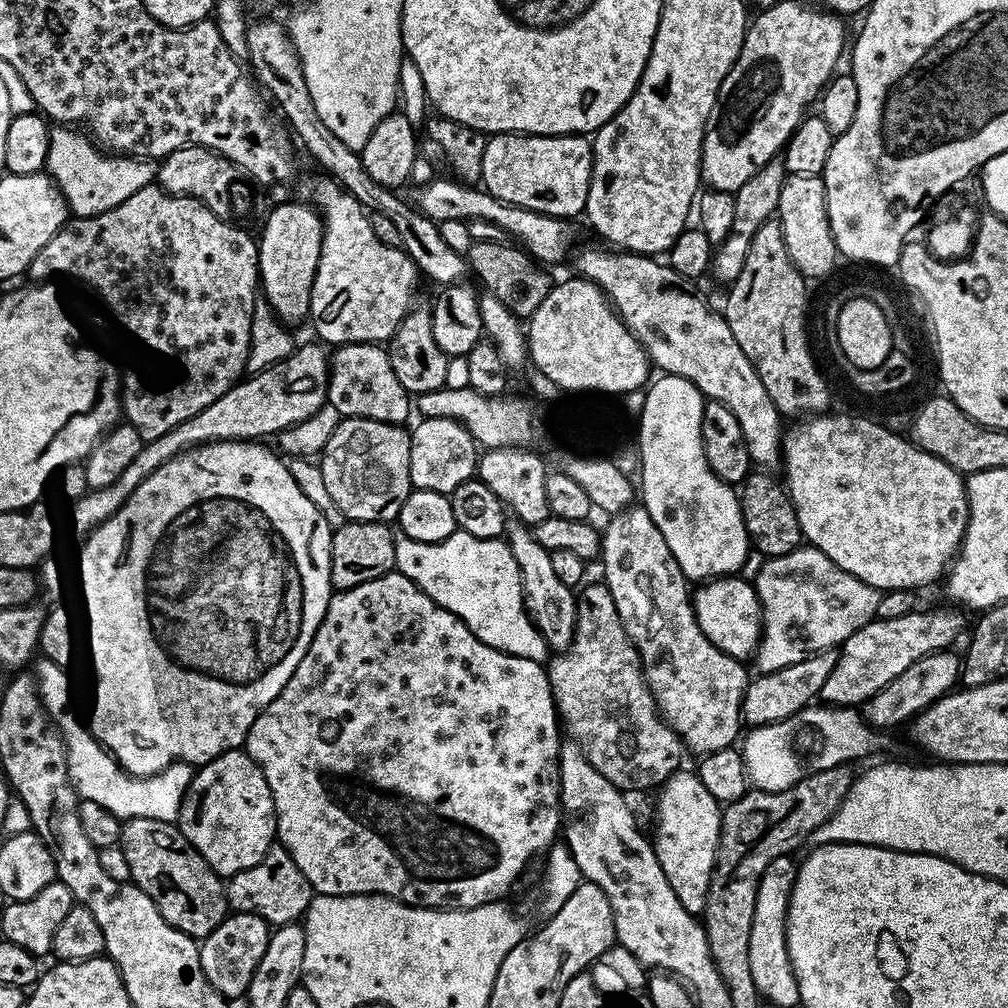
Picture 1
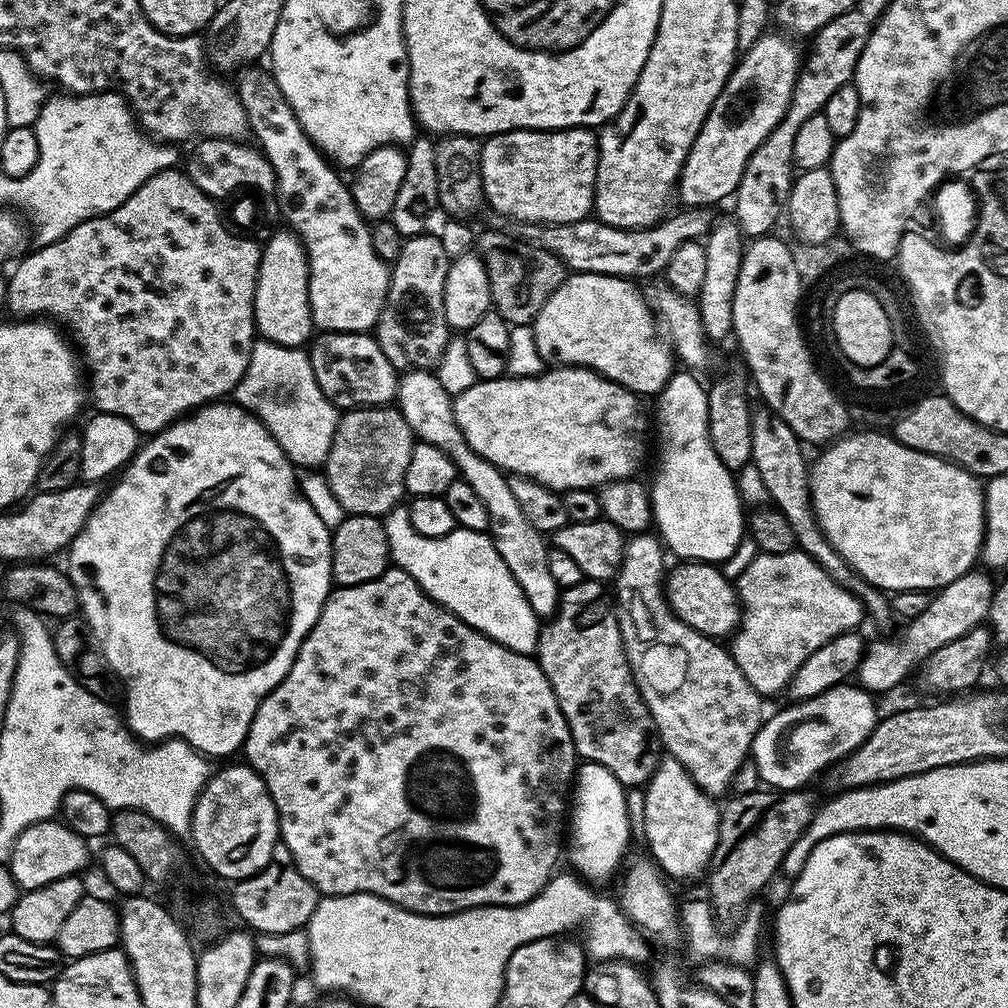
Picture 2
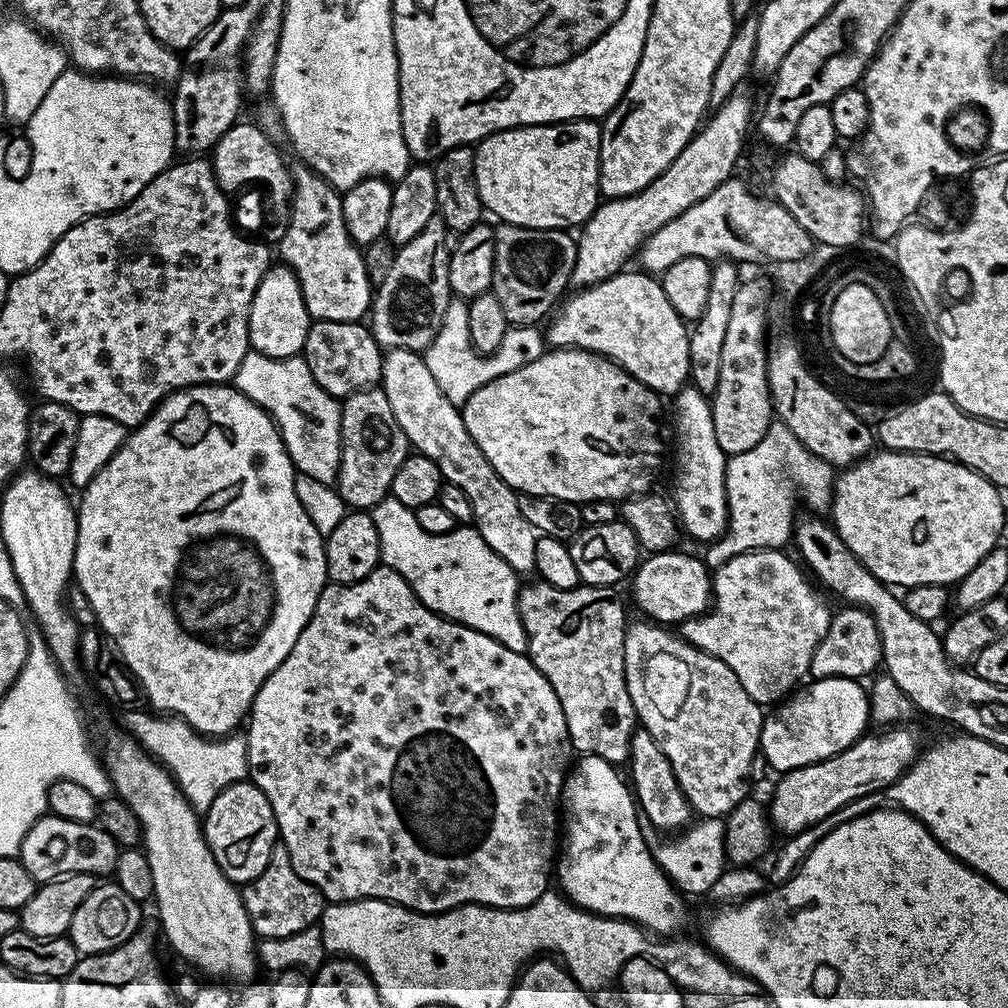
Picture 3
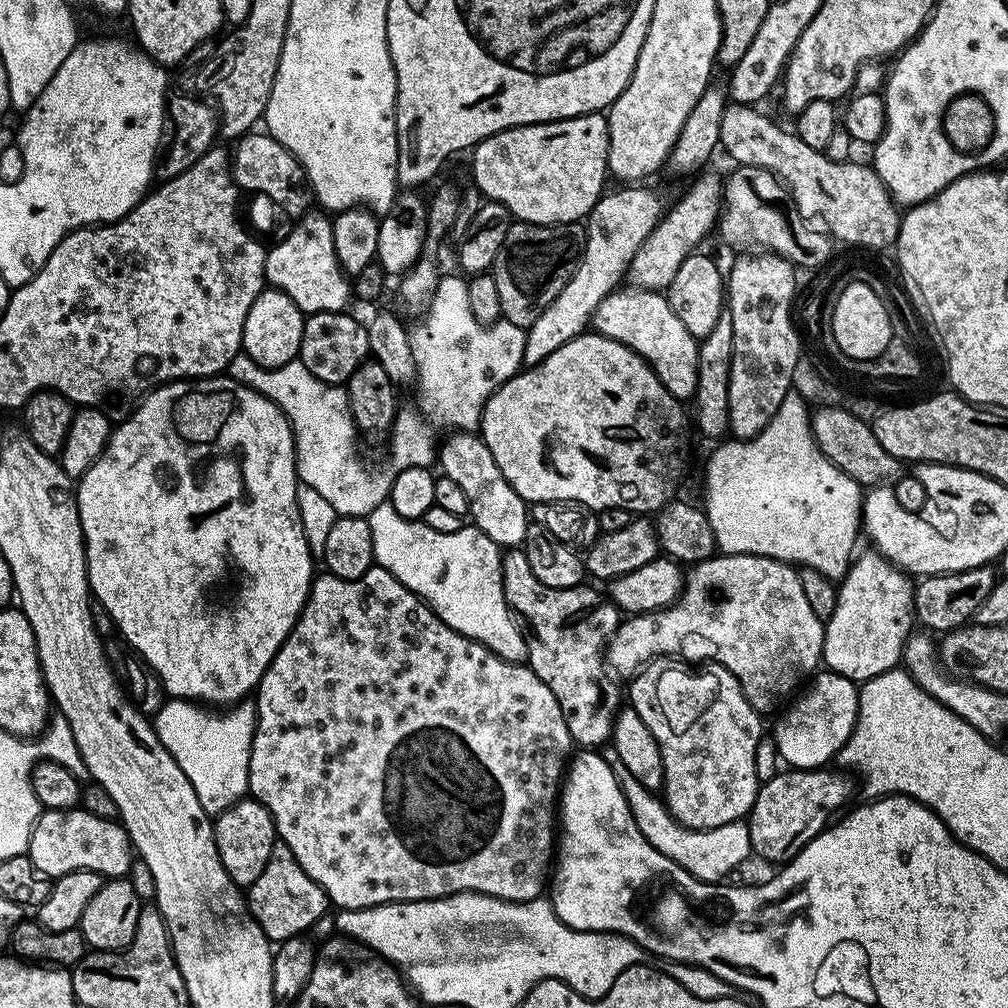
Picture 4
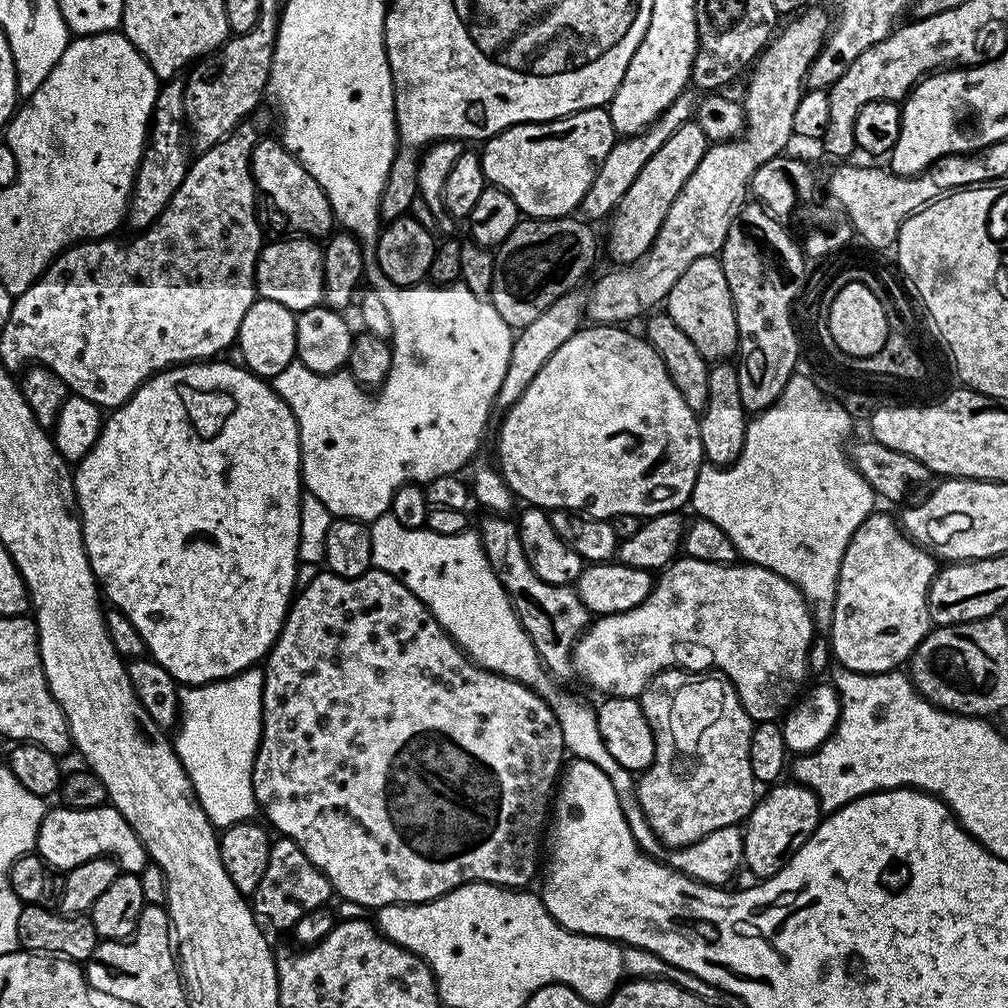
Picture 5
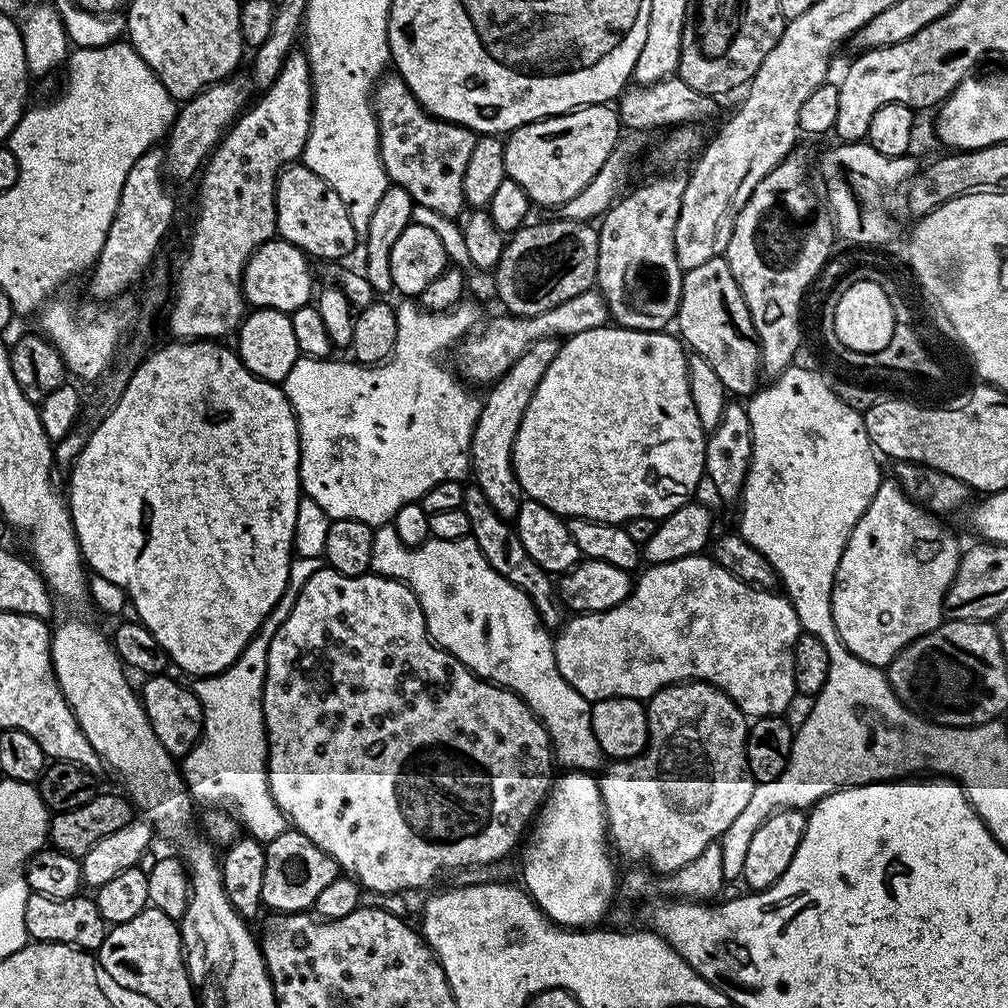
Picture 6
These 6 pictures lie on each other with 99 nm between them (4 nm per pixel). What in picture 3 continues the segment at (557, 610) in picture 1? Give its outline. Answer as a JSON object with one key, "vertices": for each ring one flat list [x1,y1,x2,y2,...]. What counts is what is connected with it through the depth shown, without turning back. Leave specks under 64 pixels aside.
{"vertices":[[389,348,383,353,383,358,379,387,383,388,386,399,390,401,390,410,394,410,394,418,398,418,398,426,402,426,409,445,419,455,430,458,430,462,438,466,441,477,447,483,458,486,458,490,464,491,466,498,470,498,473,525,483,541,518,574,531,573,536,566,534,550,538,534,535,528,530,526,530,522,523,517,522,510,518,510,517,493,496,473,494,466,486,462,486,454,482,454,474,438,470,438,466,430,463,411,457,405,452,404,450,398,446,398,446,394,442,394,434,374,430,374,430,366,426,366,421,353,401,348]]}

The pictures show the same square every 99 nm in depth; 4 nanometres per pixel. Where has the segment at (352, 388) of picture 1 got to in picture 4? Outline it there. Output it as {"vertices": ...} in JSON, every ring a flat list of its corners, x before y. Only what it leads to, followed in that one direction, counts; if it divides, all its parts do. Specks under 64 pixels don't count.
{"vertices":[[313,311,304,322,298,359,314,378,327,384,347,385,350,374,354,374,354,370,358,370,358,366,370,356,365,325,348,315,347,311]]}

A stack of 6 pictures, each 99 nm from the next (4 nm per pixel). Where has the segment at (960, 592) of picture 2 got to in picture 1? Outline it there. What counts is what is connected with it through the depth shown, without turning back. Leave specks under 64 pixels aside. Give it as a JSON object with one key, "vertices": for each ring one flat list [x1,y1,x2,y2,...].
{"vertices":[[947,607,936,608,933,612,917,610,902,614,902,618,871,620,850,634,850,638,839,645,836,665,830,672,830,678,826,678,819,699,833,708,867,705,874,694,890,686,890,682,894,682,894,678,898,678,898,674,905,672,909,666,914,666,918,658,951,649,952,643,964,632,965,613,959,607]]}

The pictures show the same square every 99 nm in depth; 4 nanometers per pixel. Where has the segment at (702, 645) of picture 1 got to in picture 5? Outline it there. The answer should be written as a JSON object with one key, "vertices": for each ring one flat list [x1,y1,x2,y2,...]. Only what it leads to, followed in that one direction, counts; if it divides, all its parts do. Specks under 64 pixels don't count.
{"vertices":[[667,668,638,697,654,734,654,762,635,781,635,798,650,822,652,836,668,848,682,850,722,826,739,825,758,799,758,783,750,770,750,738,754,721,746,714,734,686,725,676,707,671]]}

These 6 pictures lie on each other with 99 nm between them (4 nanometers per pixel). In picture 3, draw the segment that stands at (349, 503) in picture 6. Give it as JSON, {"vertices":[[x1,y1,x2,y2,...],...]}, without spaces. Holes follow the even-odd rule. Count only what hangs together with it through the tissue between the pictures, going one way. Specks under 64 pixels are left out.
{"vertices":[[453,299,444,315,440,333,422,353,426,366,430,366,430,374,434,374,442,394,446,394,446,398,450,398,450,402,457,406,463,406,470,398,470,394,486,386,486,382,494,378,502,378,502,374,510,374,510,370,518,370,534,362,546,351,546,340,539,327,512,326,502,338,501,345,493,353,481,355,471,344,467,312,468,305,463,299],[250,350,242,358,242,366,238,366,234,377,234,387,272,417,277,430,280,431,280,436,284,439,284,445,292,459,292,467,299,475,318,478,318,482,326,484,337,483,340,474,341,401,337,397,326,394,326,390,322,390,322,386,314,382,314,374,310,374,310,366,306,366,303,355,279,360]]}

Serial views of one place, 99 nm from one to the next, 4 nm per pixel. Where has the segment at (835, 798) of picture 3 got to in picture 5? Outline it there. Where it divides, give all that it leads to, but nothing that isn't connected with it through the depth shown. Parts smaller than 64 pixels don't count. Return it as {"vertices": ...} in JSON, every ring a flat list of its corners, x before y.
{"vertices":[[777,782,767,789,768,796,761,795,756,801,756,805,746,817,746,823,743,825,744,834,744,862,743,867,749,868,756,875,756,878,767,878,778,874,786,862,795,852,807,842,814,834,814,830,820,824,822,819,822,809,820,800,815,794,805,786,795,782]]}

